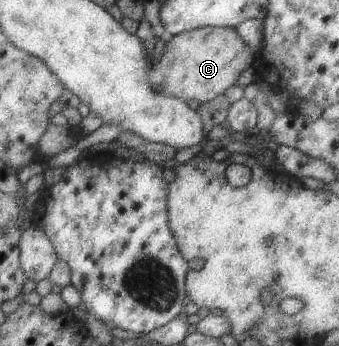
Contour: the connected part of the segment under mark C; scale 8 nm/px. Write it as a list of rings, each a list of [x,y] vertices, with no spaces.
[[[199,27],[174,34],[164,44],[163,54],[156,64],[161,75],[160,91],[183,101],[205,103],[237,84],[241,72],[251,65],[255,54],[243,42],[233,27]]]

